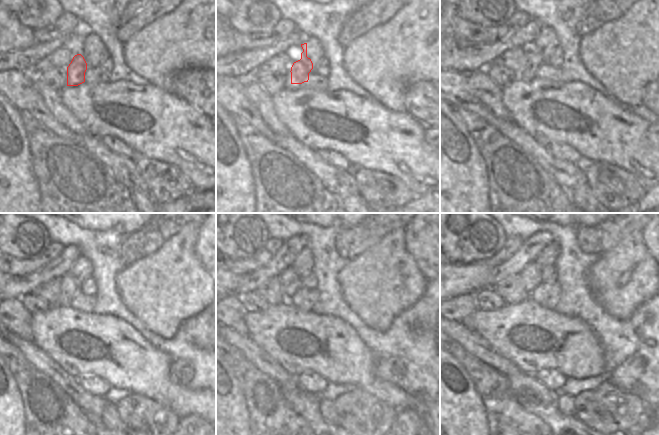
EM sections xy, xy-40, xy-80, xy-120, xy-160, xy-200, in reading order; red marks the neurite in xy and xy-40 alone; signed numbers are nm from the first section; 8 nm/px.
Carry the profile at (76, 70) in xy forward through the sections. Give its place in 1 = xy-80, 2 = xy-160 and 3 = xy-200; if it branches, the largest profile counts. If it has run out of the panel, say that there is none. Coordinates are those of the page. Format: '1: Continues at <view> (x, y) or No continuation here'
1: Continues at xy-80 (533, 59)
2: Continues at xy-160 (310, 278)
3: Continues at xy-200 (531, 276).

